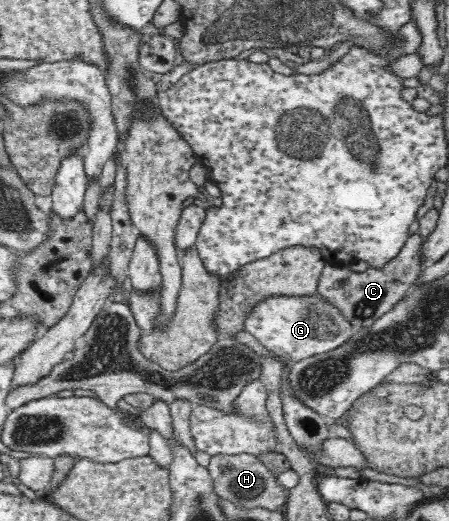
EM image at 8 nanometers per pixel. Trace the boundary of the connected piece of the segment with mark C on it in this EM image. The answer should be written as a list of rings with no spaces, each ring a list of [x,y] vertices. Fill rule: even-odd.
[[[419,233],[411,235],[399,254],[389,260],[383,268],[371,266],[363,272],[356,272],[350,268],[349,264],[326,263],[322,270],[317,293],[326,300],[330,300],[331,304],[344,312],[345,318],[355,328],[371,326],[385,312],[391,310],[393,305],[405,296],[405,291],[415,282],[415,278],[423,266],[421,255],[419,255],[423,240],[424,237]]]

